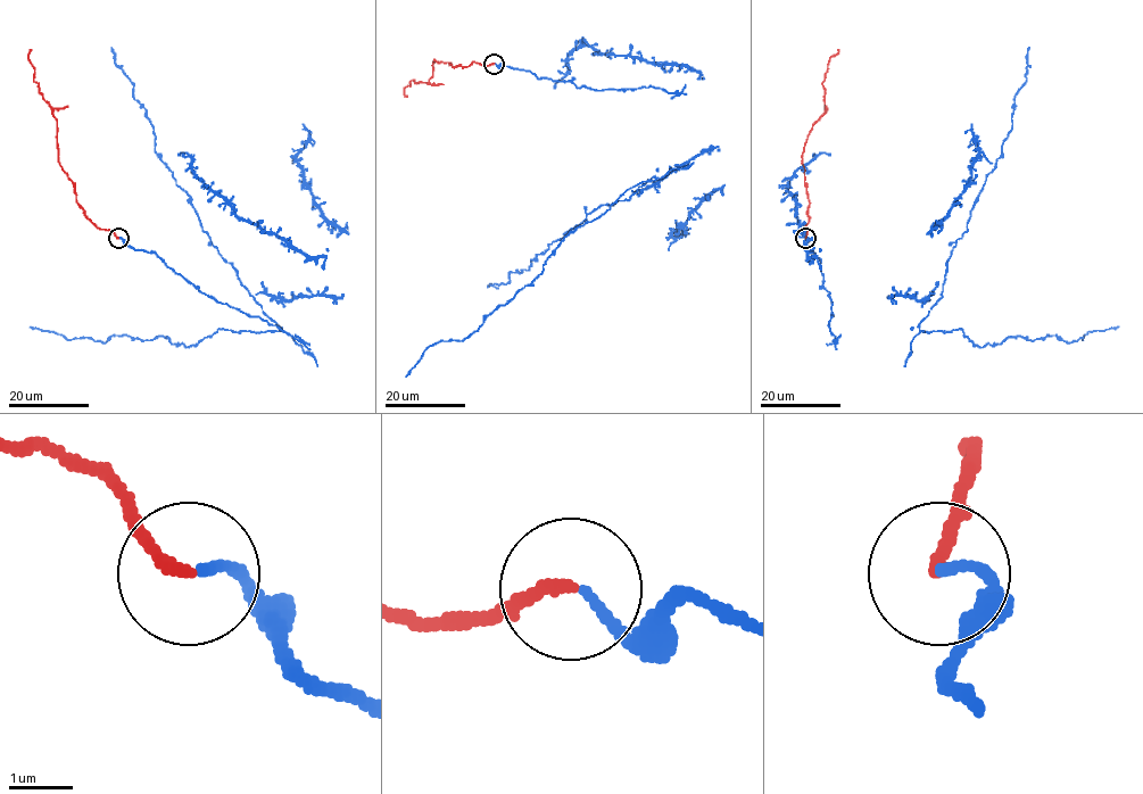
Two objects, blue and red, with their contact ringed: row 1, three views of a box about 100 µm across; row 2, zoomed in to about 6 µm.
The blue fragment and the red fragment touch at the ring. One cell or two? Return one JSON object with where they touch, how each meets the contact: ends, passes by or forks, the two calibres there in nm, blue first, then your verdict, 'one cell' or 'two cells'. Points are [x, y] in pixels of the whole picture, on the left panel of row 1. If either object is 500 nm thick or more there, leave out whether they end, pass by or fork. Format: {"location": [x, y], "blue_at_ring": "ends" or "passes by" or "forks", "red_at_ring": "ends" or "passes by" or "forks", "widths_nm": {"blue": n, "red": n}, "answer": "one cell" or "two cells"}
{"location": [118, 238], "blue_at_ring": "ends", "red_at_ring": "ends", "widths_nm": {"blue": 130, "red": 180}, "answer": "one cell"}

